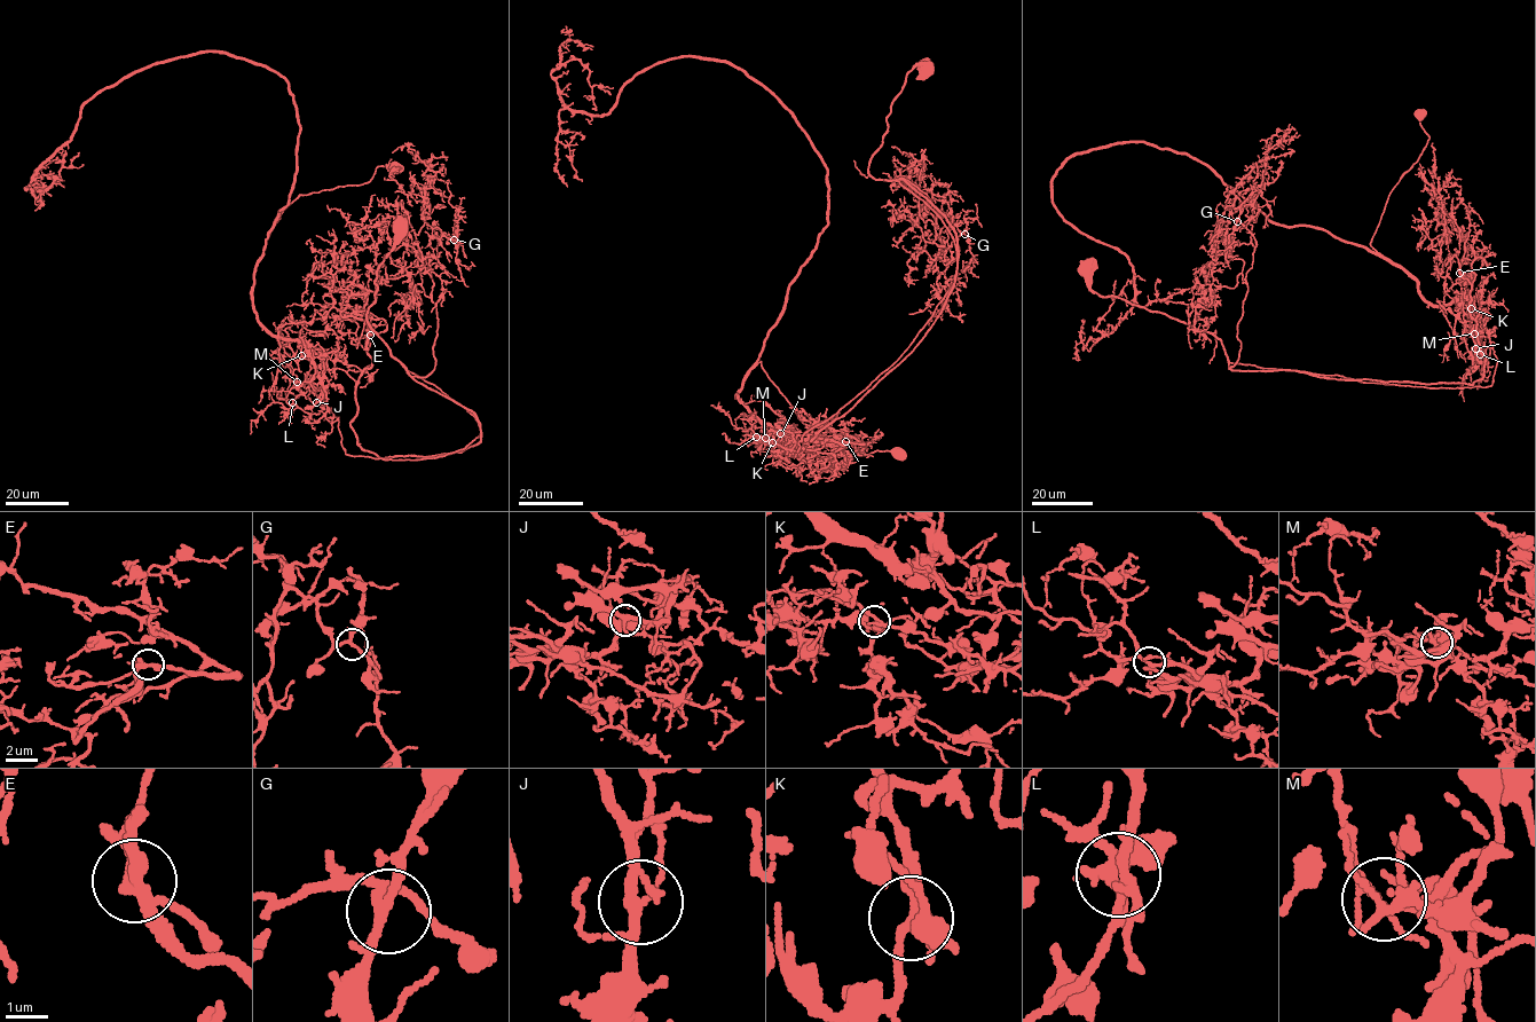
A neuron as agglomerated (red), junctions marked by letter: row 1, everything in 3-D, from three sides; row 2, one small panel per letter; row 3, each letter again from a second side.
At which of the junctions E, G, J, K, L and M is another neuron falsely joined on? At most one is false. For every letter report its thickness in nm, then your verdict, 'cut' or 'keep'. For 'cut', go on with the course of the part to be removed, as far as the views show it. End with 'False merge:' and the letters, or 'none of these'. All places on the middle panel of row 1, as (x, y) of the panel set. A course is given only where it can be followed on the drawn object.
E: calibre 280 nm; keep
G: calibre 220 nm; keep
J: calibre 240 nm; cut; course (780, 433), (735, 396), (827, 223), (822, 158), (713, 60), (599, 116), (552, 72), (579, 60), (591, 109)
K: calibre 220 nm; keep
L: calibre 200 nm; keep
M: calibre 240 nm; keep
False merge: J

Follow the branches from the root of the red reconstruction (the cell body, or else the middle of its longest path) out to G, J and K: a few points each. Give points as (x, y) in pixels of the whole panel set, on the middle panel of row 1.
G: (926, 65), (907, 73), (868, 173), (906, 179), (924, 193), (937, 214), (938, 245), (952, 222), (965, 234)
J: (926, 65), (907, 73), (868, 173), (940, 219), (954, 288), (911, 352), (811, 440), (832, 440), (780, 433)
K: (926, 65), (907, 73), (868, 173), (940, 219), (954, 288), (911, 352), (817, 432), (820, 448), (772, 442)

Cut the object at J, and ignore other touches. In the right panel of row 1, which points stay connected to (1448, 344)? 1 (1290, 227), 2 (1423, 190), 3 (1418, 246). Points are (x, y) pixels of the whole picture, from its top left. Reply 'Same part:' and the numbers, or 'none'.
Same part: 1

